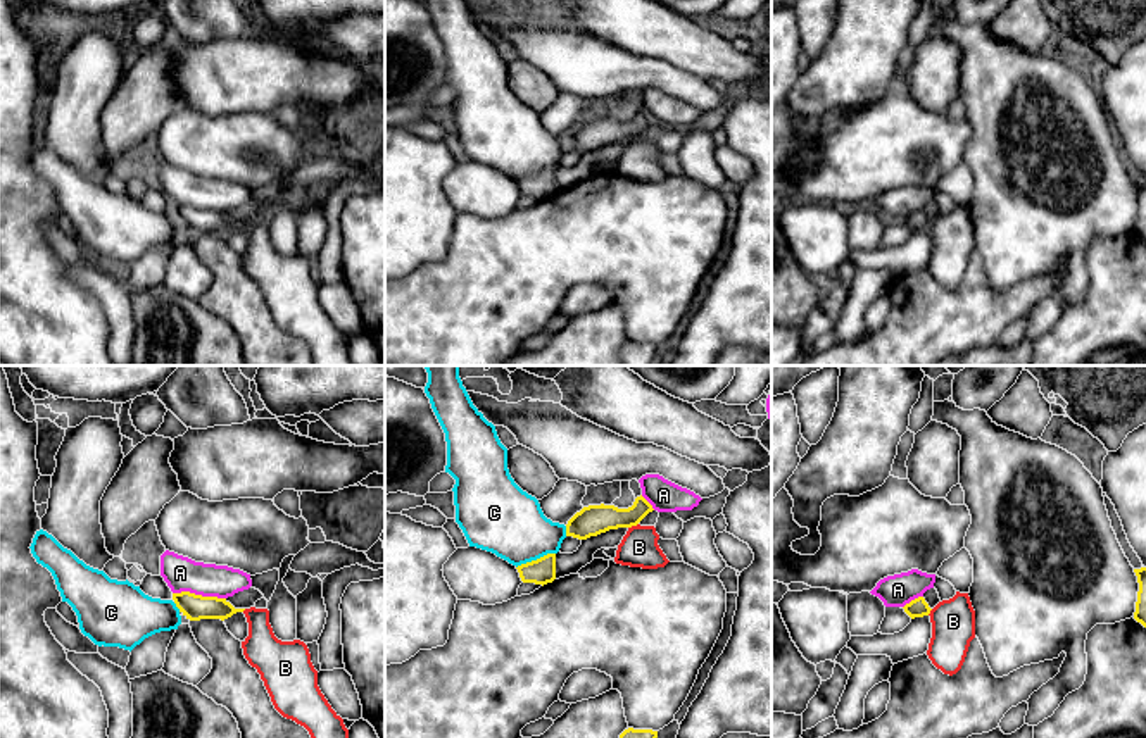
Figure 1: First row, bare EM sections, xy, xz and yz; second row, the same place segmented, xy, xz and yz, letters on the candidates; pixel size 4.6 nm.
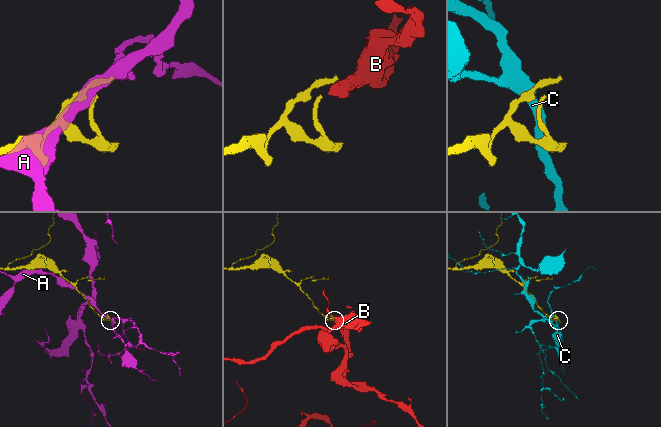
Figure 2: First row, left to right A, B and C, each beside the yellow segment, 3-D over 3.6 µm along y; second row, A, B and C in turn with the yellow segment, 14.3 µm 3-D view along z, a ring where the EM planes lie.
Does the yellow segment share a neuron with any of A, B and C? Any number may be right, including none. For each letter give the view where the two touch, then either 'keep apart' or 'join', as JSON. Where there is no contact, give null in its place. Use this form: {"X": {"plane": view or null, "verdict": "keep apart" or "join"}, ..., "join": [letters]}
{"A": {"plane": "xy", "verdict": "keep apart"}, "B": {"plane": "xz", "verdict": "keep apart"}, "C": {"plane": "xz", "verdict": "keep apart"}, "join": []}

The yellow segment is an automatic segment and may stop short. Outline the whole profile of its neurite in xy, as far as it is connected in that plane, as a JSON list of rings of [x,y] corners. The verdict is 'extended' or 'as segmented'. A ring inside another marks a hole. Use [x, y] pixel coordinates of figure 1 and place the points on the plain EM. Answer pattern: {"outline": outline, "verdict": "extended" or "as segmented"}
{"outline": [[[190,205],[173,207],[173,214],[179,226],[190,235],[200,233],[228,233],[245,222],[235,222],[226,212],[202,210]]], "verdict": "as segmented"}

